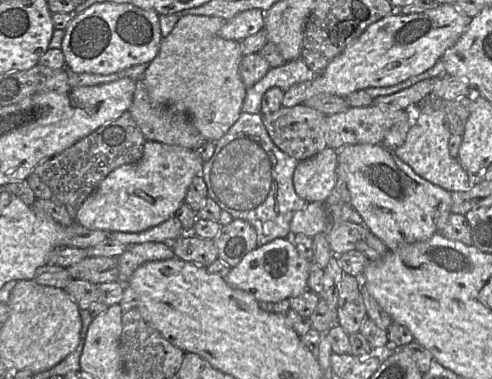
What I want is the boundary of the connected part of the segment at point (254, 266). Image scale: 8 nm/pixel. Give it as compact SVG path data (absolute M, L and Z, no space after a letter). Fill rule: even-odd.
M276 238L247 253L232 267L225 280L233 288L251 294L259 303L276 303L307 292L311 261L301 257L292 238Z

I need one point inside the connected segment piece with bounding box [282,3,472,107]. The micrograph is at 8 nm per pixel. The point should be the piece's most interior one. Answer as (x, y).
(399, 46)

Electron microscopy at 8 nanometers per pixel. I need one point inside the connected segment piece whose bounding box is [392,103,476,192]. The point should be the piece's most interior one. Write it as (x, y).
(425, 149)

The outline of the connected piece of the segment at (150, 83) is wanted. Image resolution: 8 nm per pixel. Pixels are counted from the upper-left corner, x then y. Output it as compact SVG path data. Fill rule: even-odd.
M185 15L180 17L173 30L162 38L156 57L148 64L142 77L153 103L173 107L187 114L200 134L207 141L212 142L222 138L238 120L247 93L247 88L239 75L239 65L244 57L240 41L227 40L219 36L219 31L225 21L227 20L214 16Z

